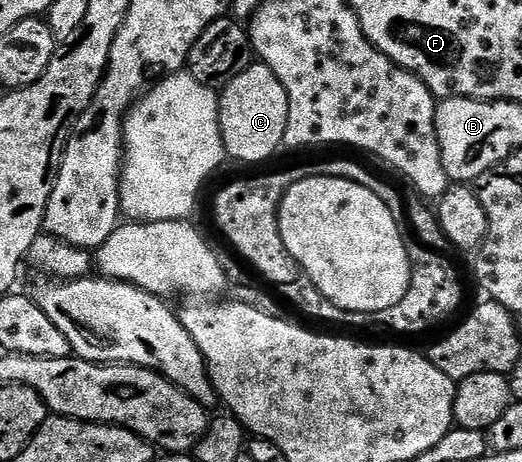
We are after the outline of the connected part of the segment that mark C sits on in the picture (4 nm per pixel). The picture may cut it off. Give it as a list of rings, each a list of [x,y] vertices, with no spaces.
[[[260,60],[254,61],[252,66],[248,66],[231,84],[227,84],[225,89],[219,94],[219,124],[221,125],[221,135],[225,145],[225,153],[230,159],[237,162],[265,162],[278,149],[282,149],[285,141],[285,129],[289,123],[289,101],[287,92],[283,84],[279,84],[279,76],[271,72],[271,68],[264,66]]]

